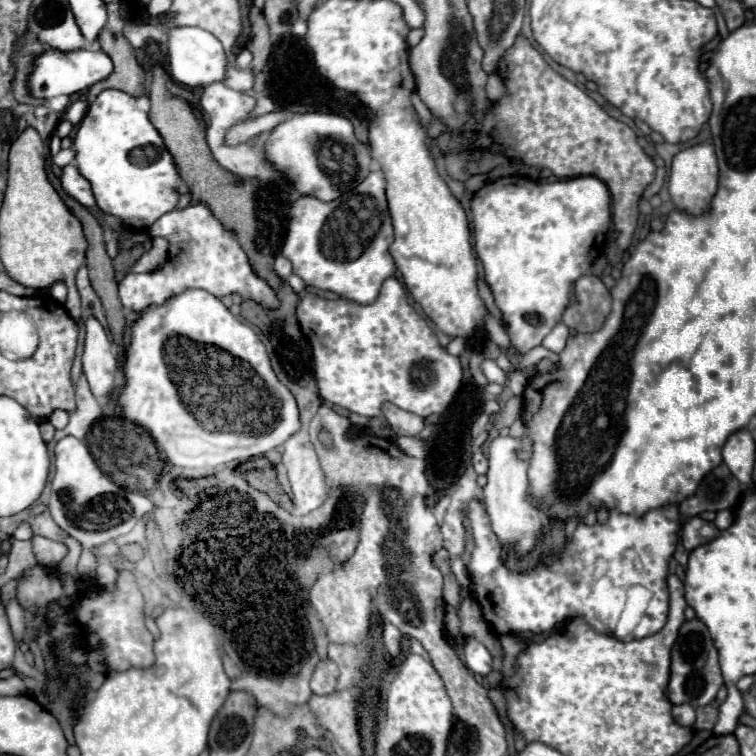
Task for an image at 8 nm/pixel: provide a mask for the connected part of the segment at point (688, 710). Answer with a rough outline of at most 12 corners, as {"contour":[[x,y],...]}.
{"contour":[[690,704],[672,708],[674,720],[682,726],[692,726],[696,712]]}

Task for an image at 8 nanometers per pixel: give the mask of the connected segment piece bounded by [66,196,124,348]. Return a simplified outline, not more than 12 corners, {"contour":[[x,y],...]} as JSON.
{"contour":[[70,196],[68,208],[88,240],[92,288],[106,310],[108,328],[122,348],[124,316],[114,266],[98,220]]}

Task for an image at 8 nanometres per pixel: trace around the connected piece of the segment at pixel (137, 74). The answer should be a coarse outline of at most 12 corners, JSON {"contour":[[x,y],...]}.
{"contour":[[102,30],[98,42],[114,72],[88,90],[144,96],[144,70],[122,34]]}

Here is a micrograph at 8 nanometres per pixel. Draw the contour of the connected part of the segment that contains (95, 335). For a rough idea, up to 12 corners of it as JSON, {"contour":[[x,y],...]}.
{"contour":[[86,320],[82,366],[94,396],[106,404],[118,362],[106,330]]}

